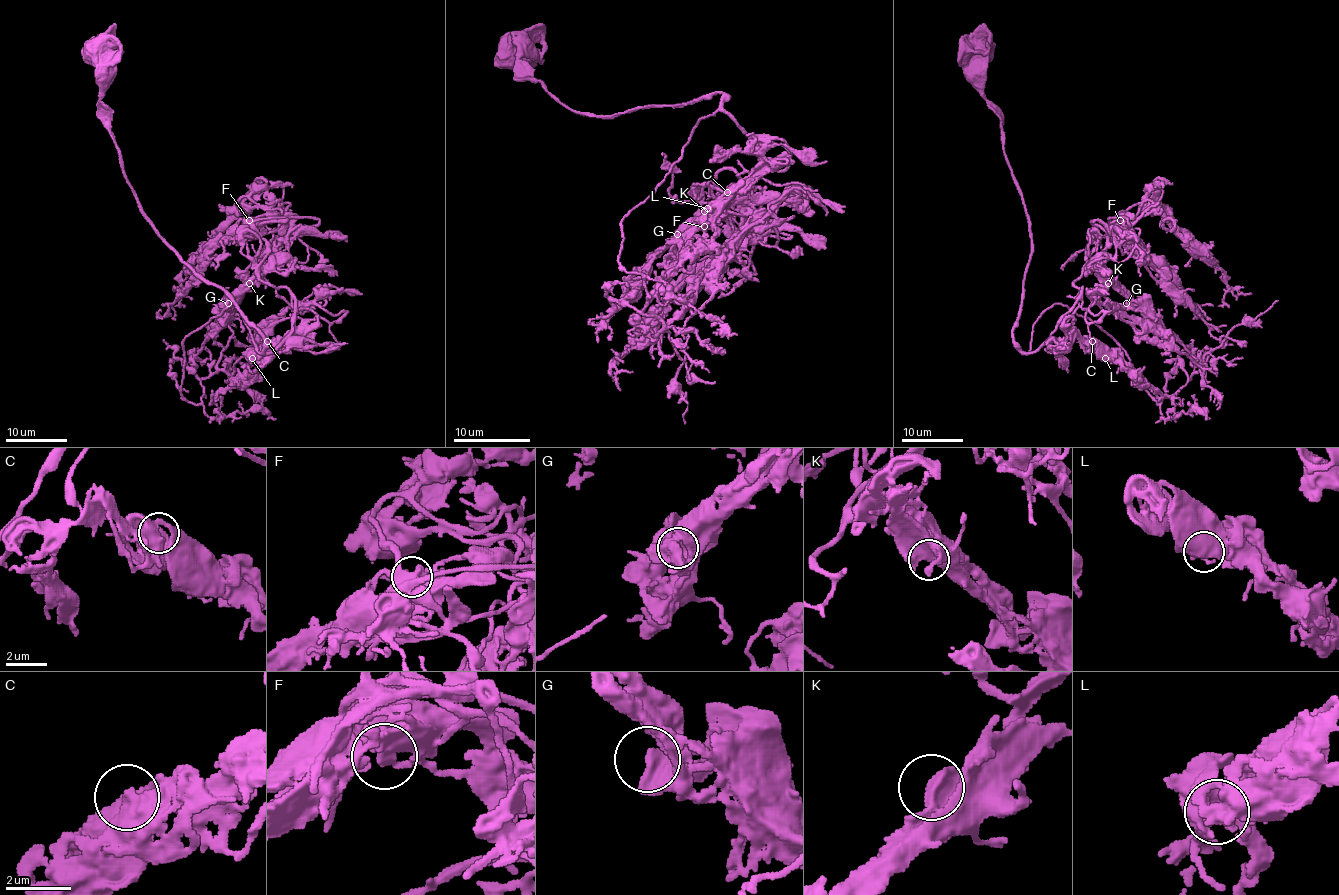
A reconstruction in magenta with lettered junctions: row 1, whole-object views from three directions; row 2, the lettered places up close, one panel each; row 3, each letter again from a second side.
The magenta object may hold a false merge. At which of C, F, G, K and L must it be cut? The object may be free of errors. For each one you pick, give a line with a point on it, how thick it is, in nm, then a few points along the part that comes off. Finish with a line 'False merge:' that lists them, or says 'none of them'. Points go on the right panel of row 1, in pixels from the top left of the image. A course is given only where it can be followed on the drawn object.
False merge: none of them

